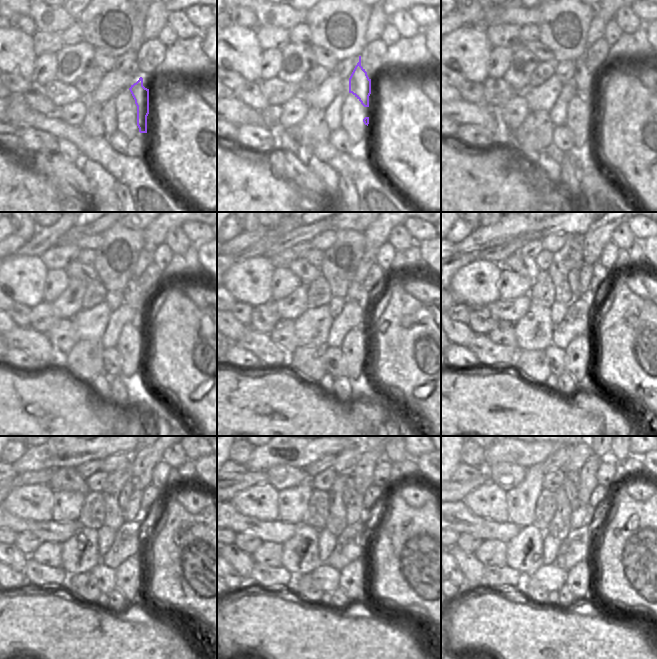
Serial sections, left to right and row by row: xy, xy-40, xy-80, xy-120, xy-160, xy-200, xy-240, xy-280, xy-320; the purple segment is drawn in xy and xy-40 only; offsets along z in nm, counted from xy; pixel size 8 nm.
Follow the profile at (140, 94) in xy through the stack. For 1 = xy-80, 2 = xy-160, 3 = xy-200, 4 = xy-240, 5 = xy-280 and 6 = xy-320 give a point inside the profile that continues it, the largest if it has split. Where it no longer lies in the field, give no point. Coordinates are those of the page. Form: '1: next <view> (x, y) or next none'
1: next xy-80 (584, 81)
2: next xy-160 (355, 292)
3: next xy-200 (573, 277)
4: next xy-240 (127, 490)
5: next xy-280 (349, 492)
6: next xy-320 (571, 483)

